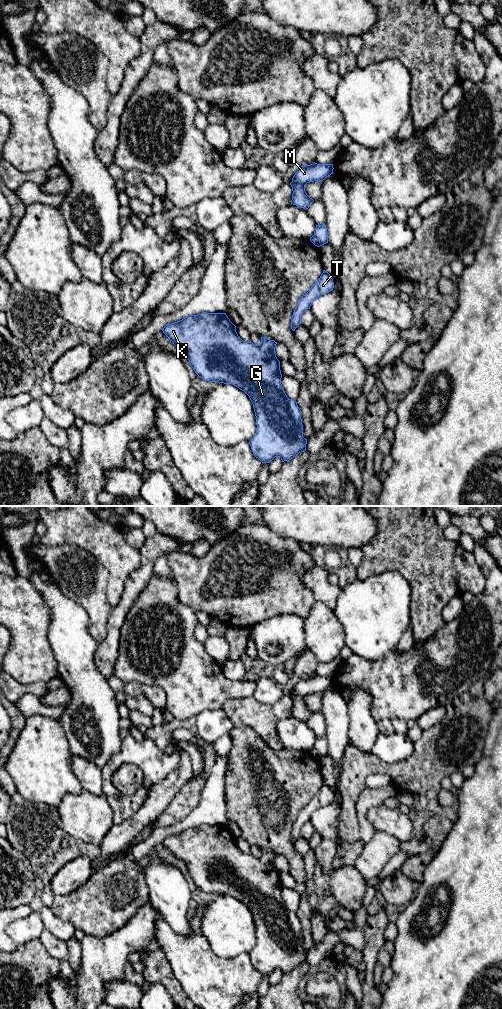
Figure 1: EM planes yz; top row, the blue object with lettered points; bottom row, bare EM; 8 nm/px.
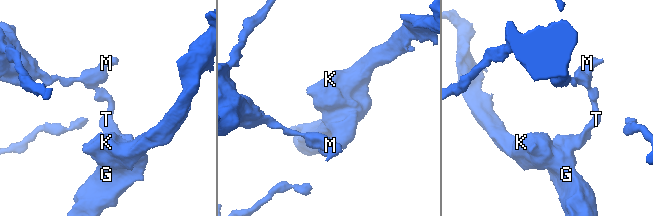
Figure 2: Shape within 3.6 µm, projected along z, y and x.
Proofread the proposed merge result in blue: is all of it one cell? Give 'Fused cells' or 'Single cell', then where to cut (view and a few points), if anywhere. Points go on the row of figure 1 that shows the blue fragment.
Fused cells. Split along yz (313, 235), (320, 245)

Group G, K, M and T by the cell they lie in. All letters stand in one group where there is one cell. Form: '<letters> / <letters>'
G K T / M

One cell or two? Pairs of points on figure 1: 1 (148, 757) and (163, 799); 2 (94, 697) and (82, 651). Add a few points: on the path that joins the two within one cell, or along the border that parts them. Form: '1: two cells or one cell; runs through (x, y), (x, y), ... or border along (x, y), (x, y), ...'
1: two cells; border along (175, 768), (149, 789), (143, 802)
2: one cell; runs through (87, 686), (81, 677), (81, 662)

